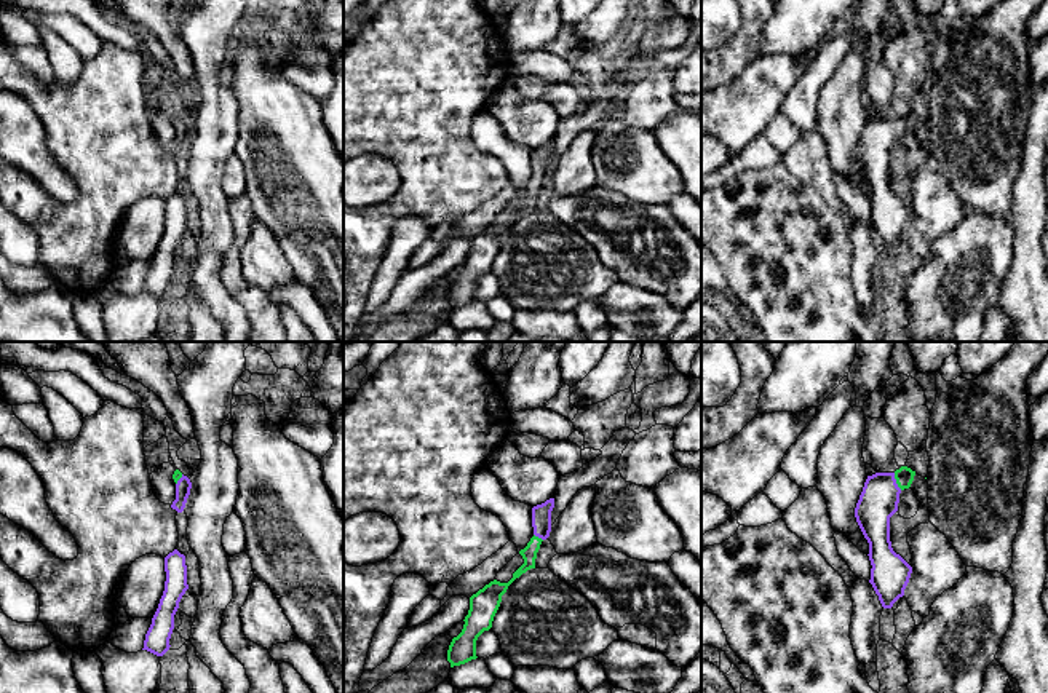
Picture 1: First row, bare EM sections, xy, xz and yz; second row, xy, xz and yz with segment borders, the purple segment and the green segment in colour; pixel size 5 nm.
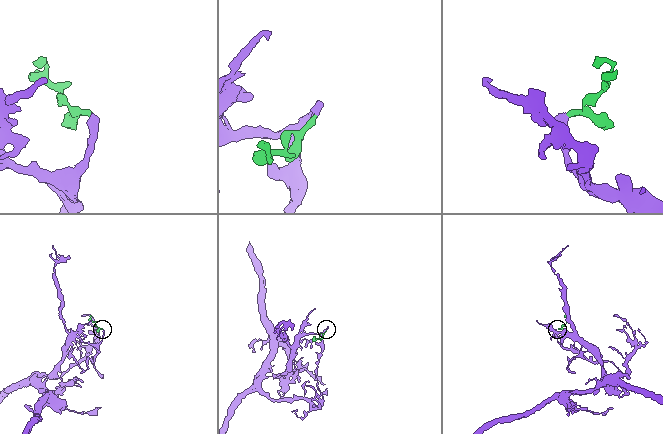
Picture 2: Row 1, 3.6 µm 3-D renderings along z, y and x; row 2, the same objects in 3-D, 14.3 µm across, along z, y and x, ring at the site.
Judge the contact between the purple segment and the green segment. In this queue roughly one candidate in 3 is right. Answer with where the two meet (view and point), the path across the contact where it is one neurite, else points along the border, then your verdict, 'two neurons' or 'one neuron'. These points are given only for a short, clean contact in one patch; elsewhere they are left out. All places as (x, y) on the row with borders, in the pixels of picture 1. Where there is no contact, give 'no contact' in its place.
meets purple in yz at (895, 481); runs through yz (879, 500), (895, 481), (905, 476); one neuron

